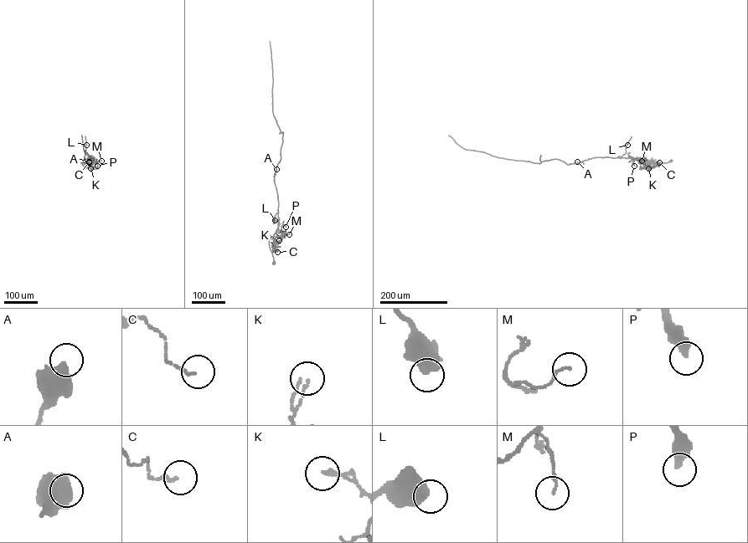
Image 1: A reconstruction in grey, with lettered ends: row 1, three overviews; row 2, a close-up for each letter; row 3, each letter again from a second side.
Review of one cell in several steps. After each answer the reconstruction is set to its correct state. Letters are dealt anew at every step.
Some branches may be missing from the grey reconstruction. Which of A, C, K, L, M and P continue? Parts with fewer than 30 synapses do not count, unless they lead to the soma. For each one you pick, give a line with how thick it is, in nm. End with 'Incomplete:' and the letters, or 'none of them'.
Incomplete: none of them

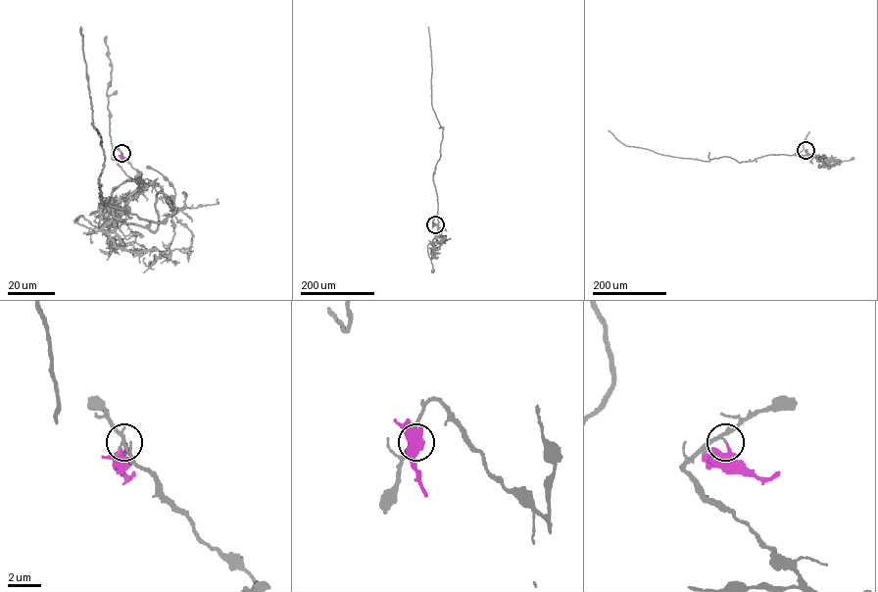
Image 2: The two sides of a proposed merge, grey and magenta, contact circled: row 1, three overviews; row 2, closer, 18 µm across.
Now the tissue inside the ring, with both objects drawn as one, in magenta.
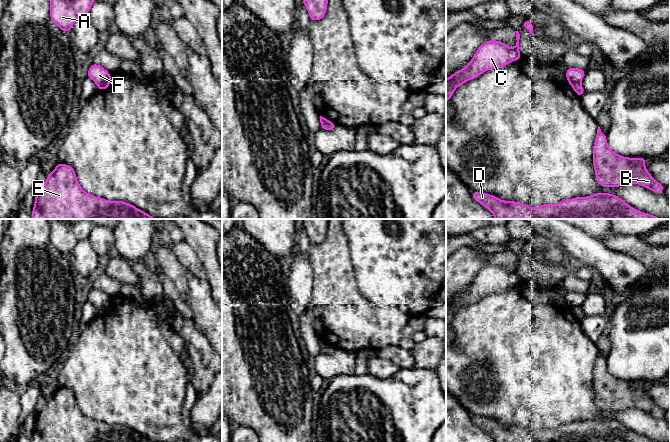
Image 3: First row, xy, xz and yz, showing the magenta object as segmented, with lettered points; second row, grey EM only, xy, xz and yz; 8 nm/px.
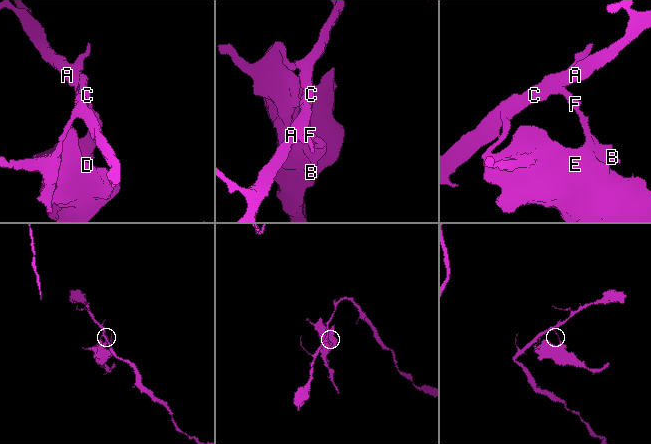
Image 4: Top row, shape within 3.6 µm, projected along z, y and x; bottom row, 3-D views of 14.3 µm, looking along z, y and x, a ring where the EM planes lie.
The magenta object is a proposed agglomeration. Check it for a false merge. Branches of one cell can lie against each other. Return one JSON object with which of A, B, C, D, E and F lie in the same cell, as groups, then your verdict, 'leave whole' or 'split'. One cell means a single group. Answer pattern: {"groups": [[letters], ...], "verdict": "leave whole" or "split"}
{"groups": [["A", "C", "F"], ["B", "D", "E"]], "verdict": "split"}

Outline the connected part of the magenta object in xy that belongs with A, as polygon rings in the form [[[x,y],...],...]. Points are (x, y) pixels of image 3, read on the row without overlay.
[[[51,219],[50,243],[63,256],[68,257],[79,241],[88,239],[94,227],[91,219]]]

